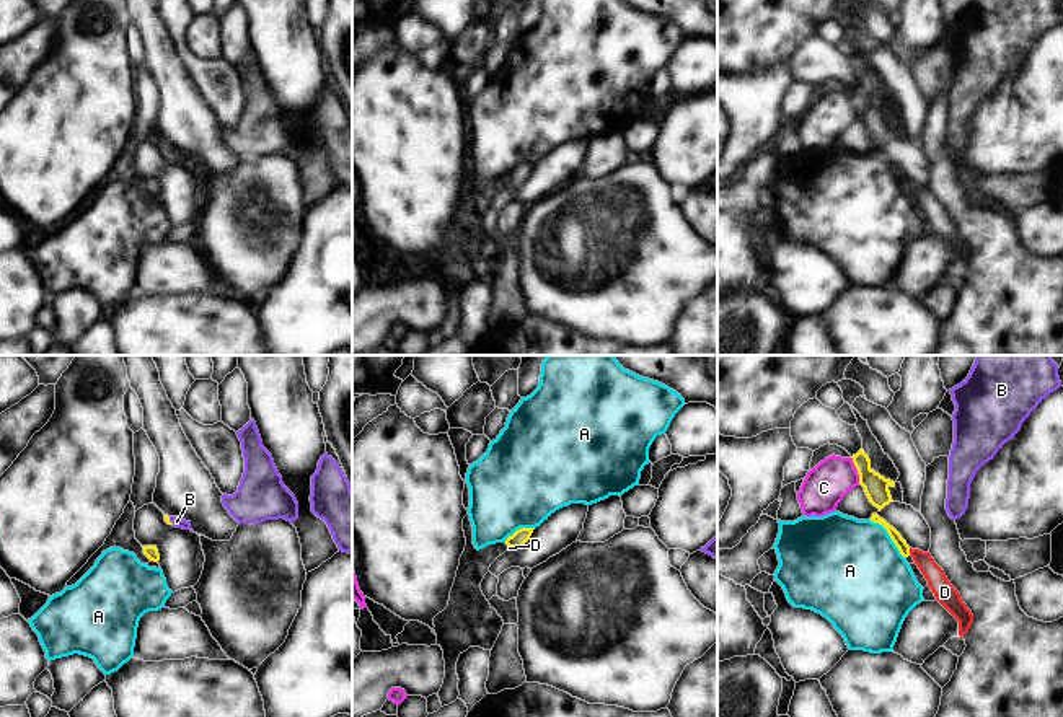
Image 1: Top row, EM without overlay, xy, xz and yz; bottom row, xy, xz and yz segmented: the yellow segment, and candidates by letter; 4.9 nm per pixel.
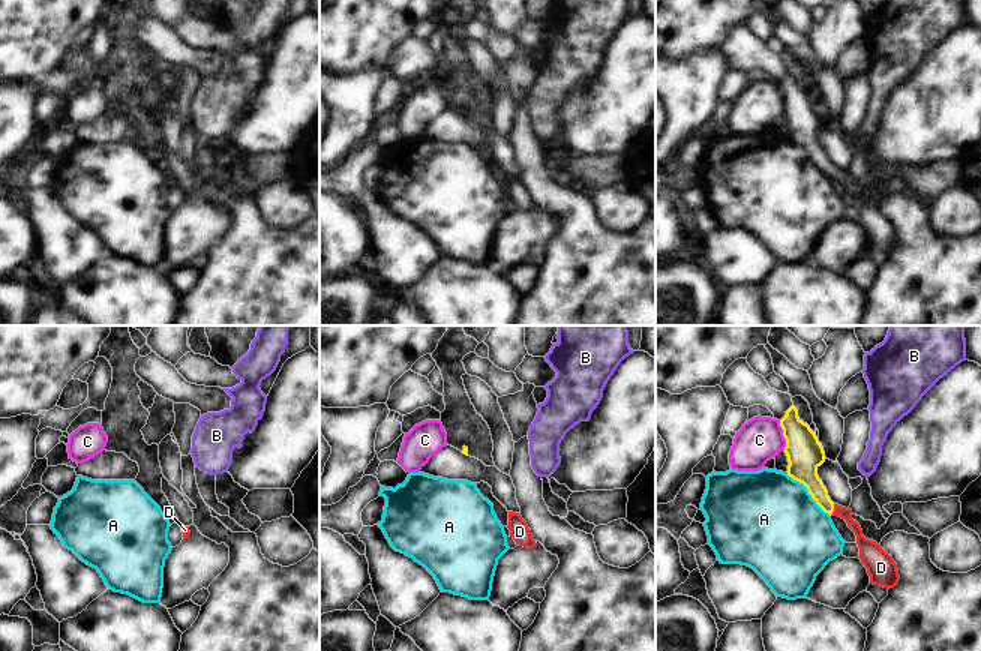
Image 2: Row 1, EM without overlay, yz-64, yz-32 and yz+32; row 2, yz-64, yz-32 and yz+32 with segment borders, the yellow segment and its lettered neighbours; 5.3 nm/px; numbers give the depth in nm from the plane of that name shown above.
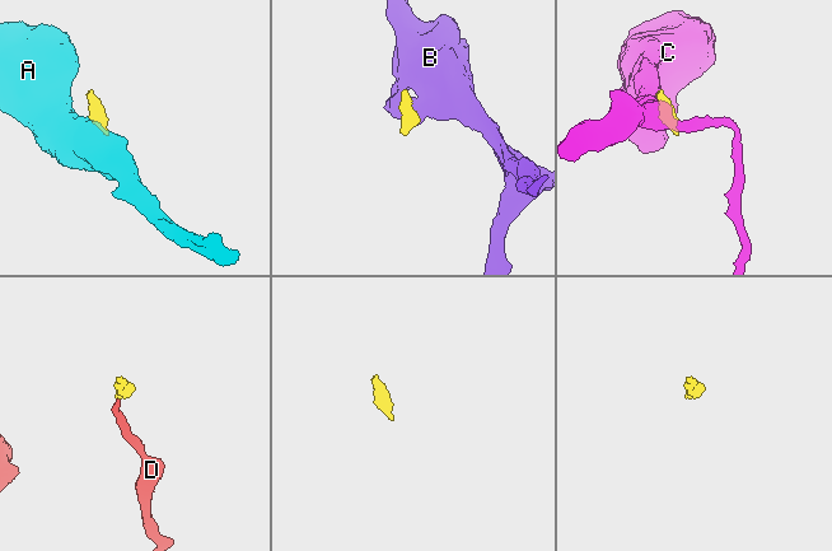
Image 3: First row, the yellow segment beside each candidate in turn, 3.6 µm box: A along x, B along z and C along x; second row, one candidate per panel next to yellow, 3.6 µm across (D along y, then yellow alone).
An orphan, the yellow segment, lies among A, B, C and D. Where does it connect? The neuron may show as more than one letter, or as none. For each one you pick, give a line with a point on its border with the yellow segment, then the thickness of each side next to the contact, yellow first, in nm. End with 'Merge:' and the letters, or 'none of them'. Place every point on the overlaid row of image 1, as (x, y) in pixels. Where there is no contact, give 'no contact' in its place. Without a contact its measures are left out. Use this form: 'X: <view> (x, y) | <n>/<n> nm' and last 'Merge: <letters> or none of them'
D: yz (908, 551) | 60/100 nm
Merge: D

